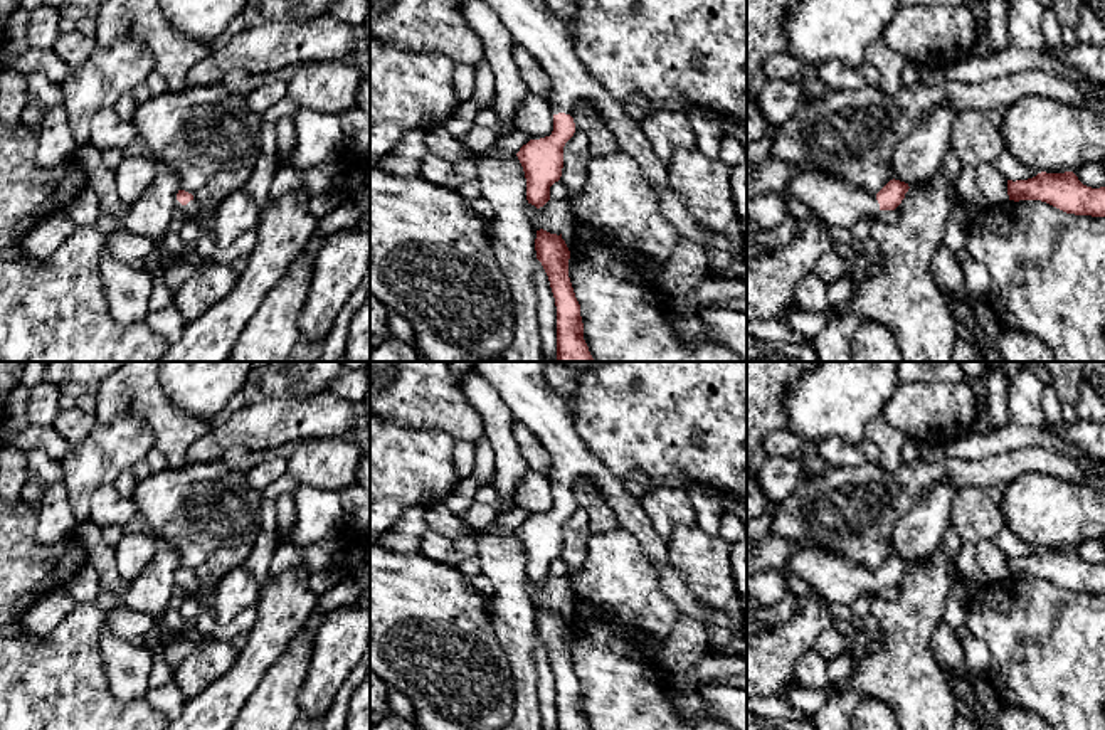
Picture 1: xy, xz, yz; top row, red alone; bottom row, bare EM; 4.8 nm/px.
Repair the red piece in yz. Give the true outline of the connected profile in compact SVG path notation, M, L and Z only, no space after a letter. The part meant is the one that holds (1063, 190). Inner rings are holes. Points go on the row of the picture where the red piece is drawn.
M1041 172L1028 180L1007 180L1009 200L1041 200L1066 214L1105 217L1105 187L1083 185L1073 172Z

